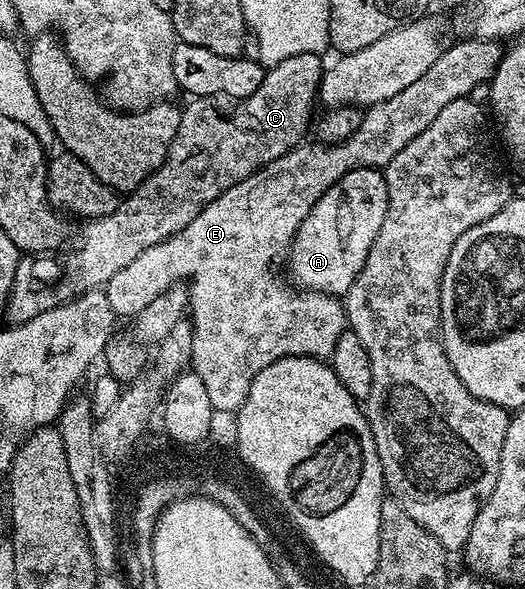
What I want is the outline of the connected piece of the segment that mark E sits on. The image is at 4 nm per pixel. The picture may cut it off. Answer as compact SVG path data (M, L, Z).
M475 38L457 39L457 44L452 44L441 51L440 56L418 78L418 82L410 82L406 90L394 94L381 104L371 105L364 112L362 126L346 138L346 142L337 144L322 144L319 142L301 143L292 148L282 158L270 162L264 168L259 168L250 178L238 182L238 186L230 186L226 194L218 194L190 226L178 230L170 238L142 250L130 266L118 270L114 278L106 285L110 310L118 318L134 318L158 294L170 290L170 286L181 282L188 284L188 306L192 322L192 334L194 344L192 346L191 371L202 378L206 385L206 395L210 397L213 409L217 413L235 413L244 405L246 394L252 385L252 379L266 370L274 362L278 362L287 356L315 356L317 358L331 357L334 350L334 342L346 331L346 317L343 303L337 297L325 296L323 292L310 292L297 290L280 281L280 272L276 267L289 255L292 247L292 239L296 237L298 226L310 214L314 202L338 182L350 170L359 168L379 168L381 170L402 150L402 146L410 146L430 122L438 117L443 109L455 99L471 97L479 84L487 85L500 65L502 48L495 40L477 40Z

